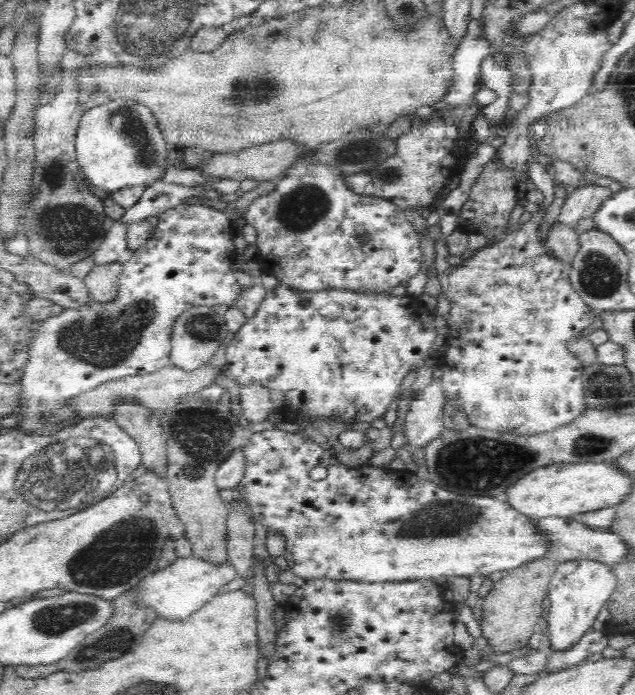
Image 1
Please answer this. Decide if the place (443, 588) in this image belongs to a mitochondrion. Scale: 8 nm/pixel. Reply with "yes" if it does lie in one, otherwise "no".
no

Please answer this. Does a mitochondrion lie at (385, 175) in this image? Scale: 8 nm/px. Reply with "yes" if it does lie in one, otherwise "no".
yes

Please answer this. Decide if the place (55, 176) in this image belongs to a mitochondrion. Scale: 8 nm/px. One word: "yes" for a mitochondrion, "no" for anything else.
yes

